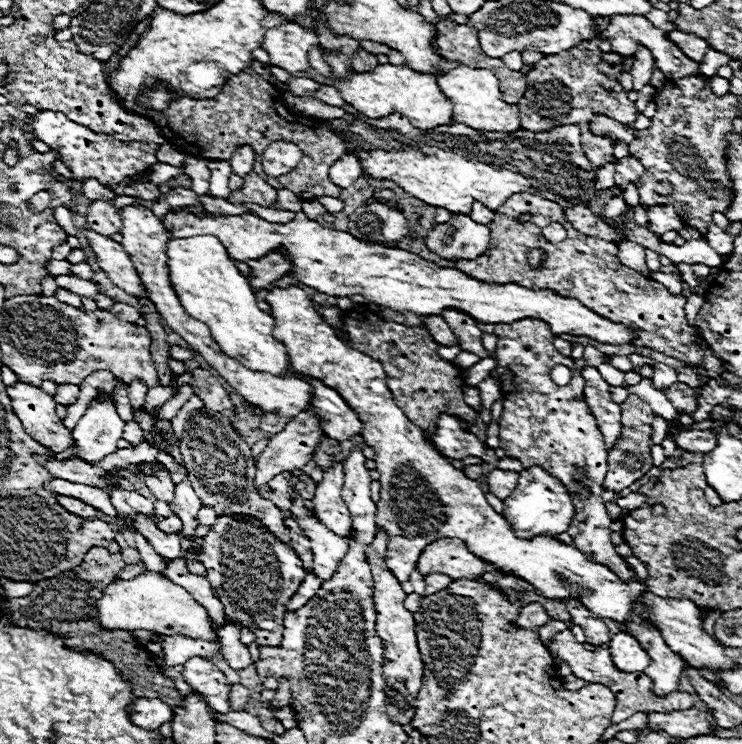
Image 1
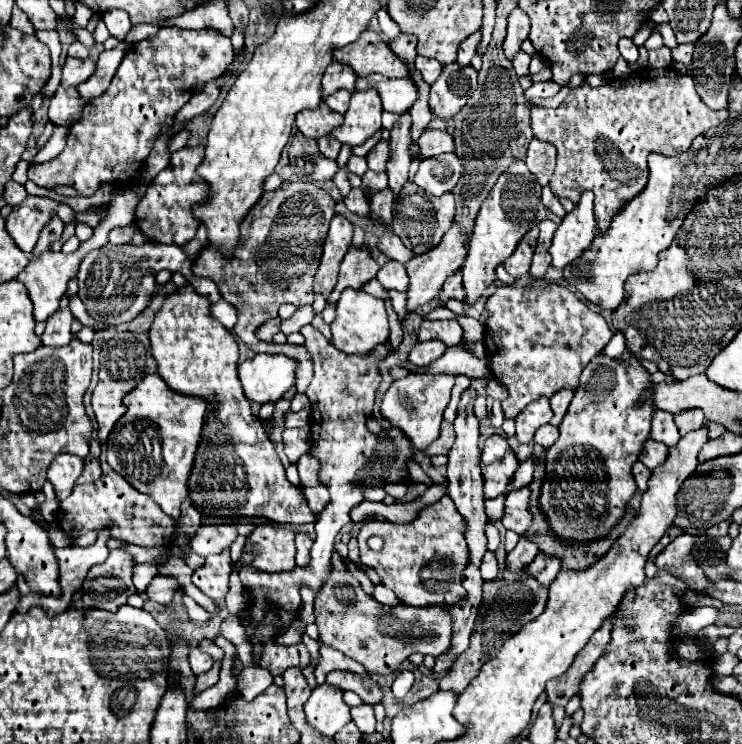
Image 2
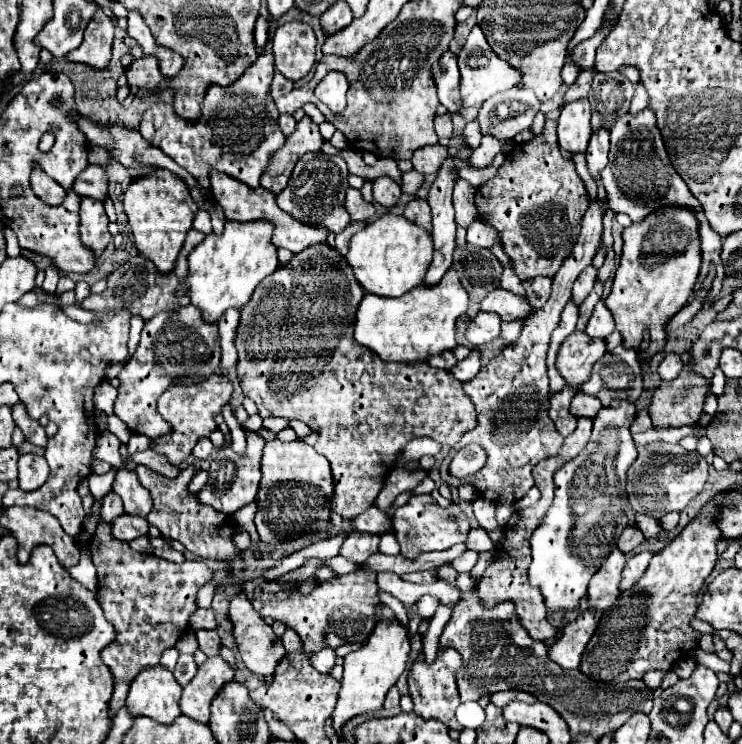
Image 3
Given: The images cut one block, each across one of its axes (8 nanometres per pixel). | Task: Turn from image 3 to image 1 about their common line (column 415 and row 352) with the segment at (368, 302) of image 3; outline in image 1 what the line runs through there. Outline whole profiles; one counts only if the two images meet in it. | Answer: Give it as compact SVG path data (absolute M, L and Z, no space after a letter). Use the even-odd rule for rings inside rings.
M296 286L276 288L276 290L268 292L266 302L270 304L270 312L276 320L274 338L282 340L282 344L286 344L286 348L290 352L292 370L296 370L302 376L318 378L328 388L334 388L350 406L354 406L354 410L358 412L358 416L362 416L362 422L364 422L362 438L366 440L368 446L374 448L376 456L384 456L384 458L374 458L376 468L380 472L380 484L382 484L380 500L376 502L376 506L378 506L376 528L382 528L388 536L386 566L390 568L390 572L394 576L398 576L400 582L408 582L412 570L416 568L418 556L420 556L422 548L426 548L426 544L440 540L440 538L460 538L470 548L470 552L474 552L474 556L492 564L496 570L500 570L504 574L514 574L514 576L522 578L536 590L538 596L544 596L548 600L574 598L574 600L582 602L586 608L590 608L590 612L594 612L594 616L610 618L616 622L626 620L634 598L638 594L642 594L642 586L638 582L624 584L606 566L588 562L586 556L578 548L558 542L554 538L548 538L548 536L518 538L514 534L510 522L486 502L486 496L484 496L484 490L480 488L480 484L476 480L470 480L462 470L456 470L444 456L440 456L424 440L422 430L414 422L410 422L406 418L406 414L394 404L392 392L386 386L386 374L384 374L382 364L378 360L362 354L360 350L354 350L352 346L348 346L348 342L338 338L334 334L334 330L330 328L330 324L326 324L322 316L318 316L312 300L308 298L308 294L304 290L300 290Z

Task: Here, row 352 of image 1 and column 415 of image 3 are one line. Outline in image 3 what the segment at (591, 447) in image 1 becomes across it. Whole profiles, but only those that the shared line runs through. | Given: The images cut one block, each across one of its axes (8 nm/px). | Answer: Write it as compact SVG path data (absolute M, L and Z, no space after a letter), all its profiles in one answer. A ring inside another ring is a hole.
M422 494L422 496L412 496L408 504L396 508L392 516L394 524L394 534L400 544L400 554L408 560L416 560L418 554L422 552L434 552L434 550L448 550L458 542L466 542L466 536L470 532L470 524L466 514L456 506L450 508L440 508L432 496Z

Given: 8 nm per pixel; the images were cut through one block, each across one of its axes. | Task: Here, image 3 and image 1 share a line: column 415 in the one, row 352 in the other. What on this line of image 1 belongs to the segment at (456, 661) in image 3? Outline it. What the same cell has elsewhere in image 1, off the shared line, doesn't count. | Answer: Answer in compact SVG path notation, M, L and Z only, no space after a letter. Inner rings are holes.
M512 196L502 208L498 208L496 218L498 218L498 246L492 244L482 256L478 256L474 260L454 260L454 264L460 272L466 272L468 276L474 276L478 280L490 280L490 282L500 282L500 284L514 282L514 284L522 284L526 288L550 288L550 290L558 292L560 296L576 298L578 302L586 304L586 308L590 308L592 312L598 312L600 316L606 316L608 320L614 320L614 322L620 322L620 324L630 324L630 328L638 328L638 332L642 332L642 336L638 340L634 340L636 346L646 346L646 348L664 352L664 354L668 354L672 358L678 358L678 360L682 360L686 364L692 364L692 366L702 364L710 378L720 376L720 372L724 370L722 362L712 354L712 350L698 348L698 344L696 344L698 336L686 322L686 314L684 314L686 298L682 294L672 296L660 282L644 278L636 270L620 264L620 260L616 256L618 246L614 242L606 242L602 238L592 238L592 236L586 236L586 234L574 230L572 224L566 220L564 210L556 202L550 202L550 200L540 198L540 196ZM514 206L536 206L536 222L546 222L546 226L550 222L560 222L566 228L568 238L562 240L562 242L552 244L542 236L542 226L538 226L536 222L526 222L526 224L514 222L514 218L516 218ZM532 248L538 248L538 250L544 252L544 262L542 262L540 268L532 268L528 264L528 252Z

